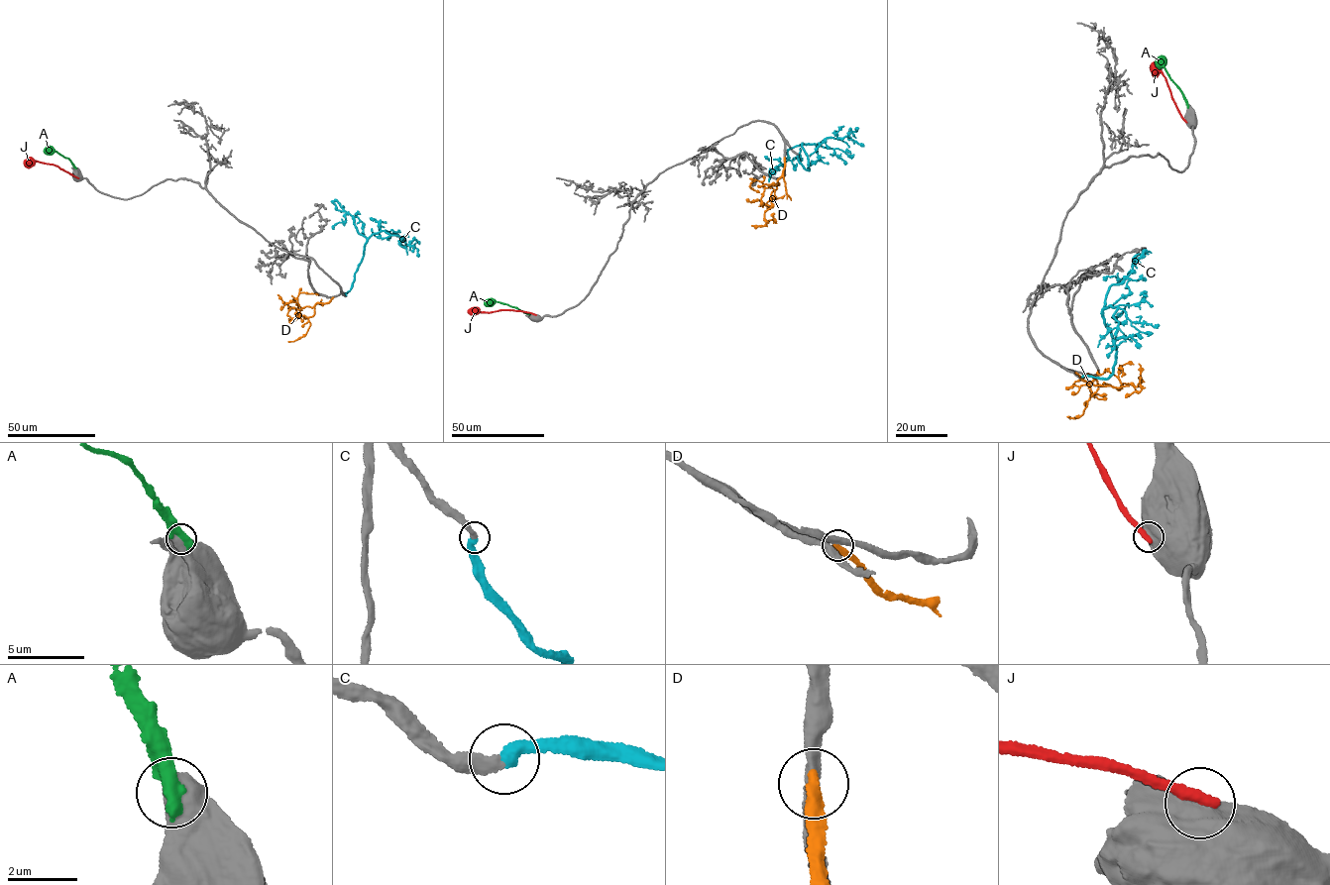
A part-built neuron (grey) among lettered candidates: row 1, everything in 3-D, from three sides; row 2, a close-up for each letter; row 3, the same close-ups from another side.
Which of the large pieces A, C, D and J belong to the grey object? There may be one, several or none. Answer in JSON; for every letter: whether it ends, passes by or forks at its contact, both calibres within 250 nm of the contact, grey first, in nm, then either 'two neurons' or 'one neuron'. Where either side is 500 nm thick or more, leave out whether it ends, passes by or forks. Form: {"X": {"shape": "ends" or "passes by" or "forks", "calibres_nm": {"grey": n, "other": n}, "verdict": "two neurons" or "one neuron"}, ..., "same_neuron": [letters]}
{"A": {"calibres_nm": {"grey": 800, "other": 550}, "verdict": "two neurons"}, "C": {"shape": "ends", "calibres_nm": {"grey": 360, "other": 440}, "verdict": "one neuron"}, "D": {"shape": "ends", "calibres_nm": {"grey": 400, "other": 440}, "verdict": "two neurons"}, "J": {"calibres_nm": {"grey": 1100, "other": 380}, "verdict": "two neurons"}, "same_neuron": ["C"]}

